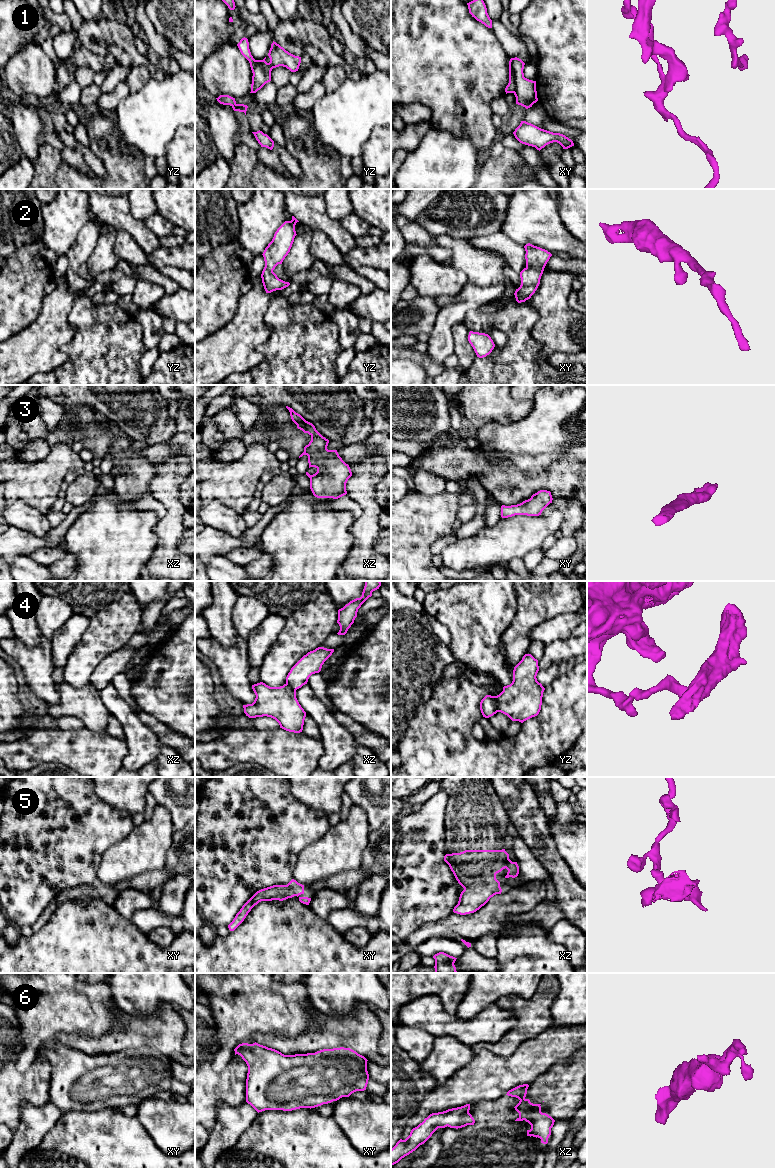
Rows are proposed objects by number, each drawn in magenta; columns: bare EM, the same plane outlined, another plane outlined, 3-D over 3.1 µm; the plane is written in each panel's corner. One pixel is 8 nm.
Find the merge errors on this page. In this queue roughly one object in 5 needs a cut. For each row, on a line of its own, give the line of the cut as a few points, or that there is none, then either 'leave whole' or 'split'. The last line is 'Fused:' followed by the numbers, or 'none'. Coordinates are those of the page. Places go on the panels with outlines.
1: xy (510, 59), (513, 65), (514, 92) | split
2: no cut | leave whole
3: no cut | leave whole
4: yz (495, 696), (498, 711) | split
5: no cut | leave whole
6: no cut | leave whole
Fused: 1, 4

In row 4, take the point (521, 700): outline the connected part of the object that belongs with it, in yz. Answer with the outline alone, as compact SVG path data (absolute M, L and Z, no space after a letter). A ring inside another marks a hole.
M525 654L514 667L513 681L497 695L497 710L512 721L524 721L539 714L545 688L537 681L538 660Z

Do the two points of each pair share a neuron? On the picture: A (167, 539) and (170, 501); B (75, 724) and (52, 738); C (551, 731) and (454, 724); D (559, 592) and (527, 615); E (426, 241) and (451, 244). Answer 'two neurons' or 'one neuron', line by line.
A: one neuron
B: two neurons
C: one neuron
D: one neuron
E: two neurons

